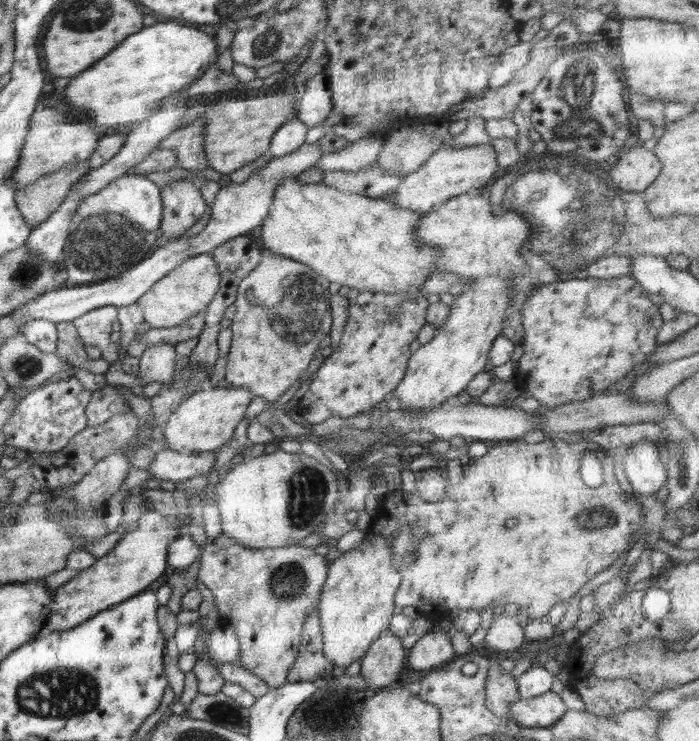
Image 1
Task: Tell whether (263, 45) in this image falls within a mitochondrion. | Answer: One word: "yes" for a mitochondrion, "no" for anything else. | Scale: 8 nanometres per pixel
yes

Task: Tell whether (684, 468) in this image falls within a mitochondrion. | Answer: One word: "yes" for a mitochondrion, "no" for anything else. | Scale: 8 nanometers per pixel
yes

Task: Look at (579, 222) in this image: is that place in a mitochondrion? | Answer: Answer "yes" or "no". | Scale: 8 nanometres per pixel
yes

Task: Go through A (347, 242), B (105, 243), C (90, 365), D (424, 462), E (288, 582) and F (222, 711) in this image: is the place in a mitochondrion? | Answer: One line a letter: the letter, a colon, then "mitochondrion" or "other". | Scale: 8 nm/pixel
A: other
B: mitochondrion
C: other
D: other
E: mitochondrion
F: mitochondrion

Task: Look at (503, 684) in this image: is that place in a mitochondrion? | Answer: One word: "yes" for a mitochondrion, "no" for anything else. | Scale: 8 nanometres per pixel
no

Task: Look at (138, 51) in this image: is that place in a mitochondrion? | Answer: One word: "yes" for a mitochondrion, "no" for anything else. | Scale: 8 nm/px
no

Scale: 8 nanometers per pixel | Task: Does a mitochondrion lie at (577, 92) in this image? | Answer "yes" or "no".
yes

